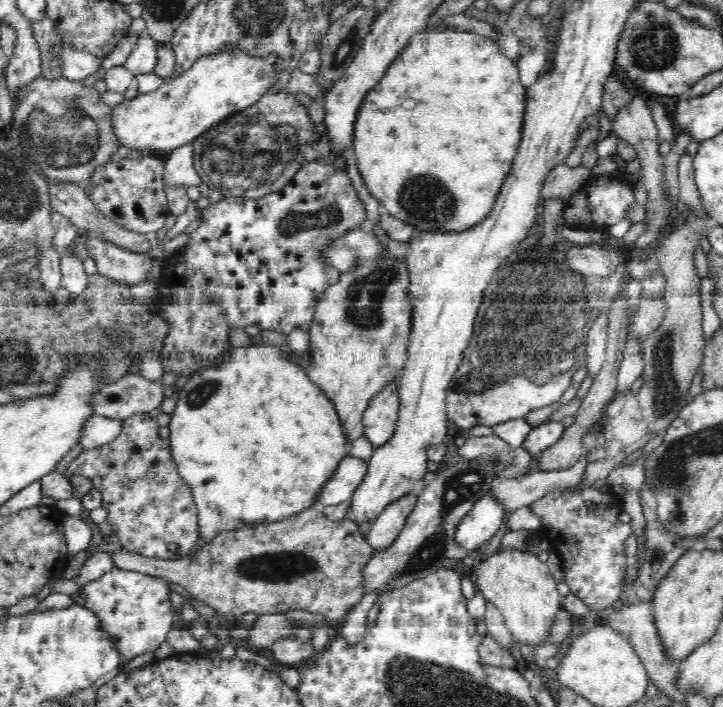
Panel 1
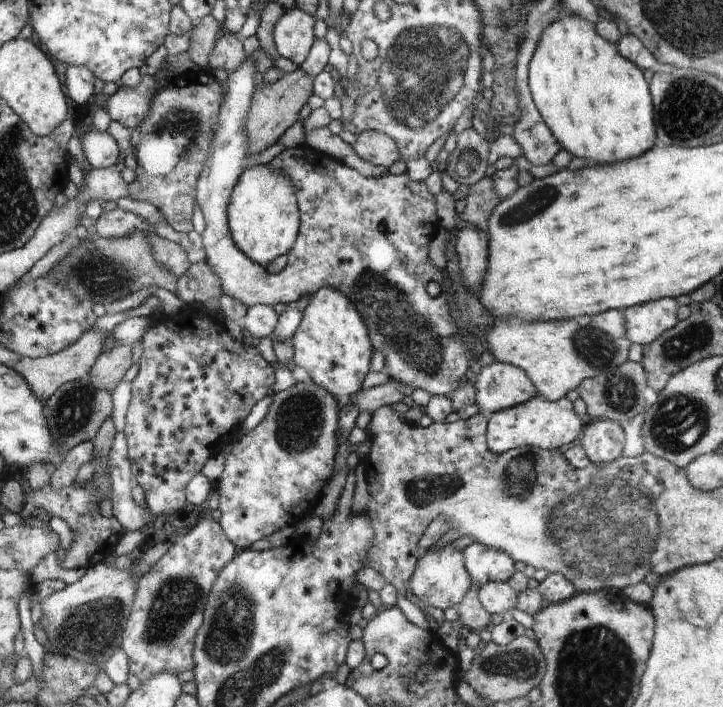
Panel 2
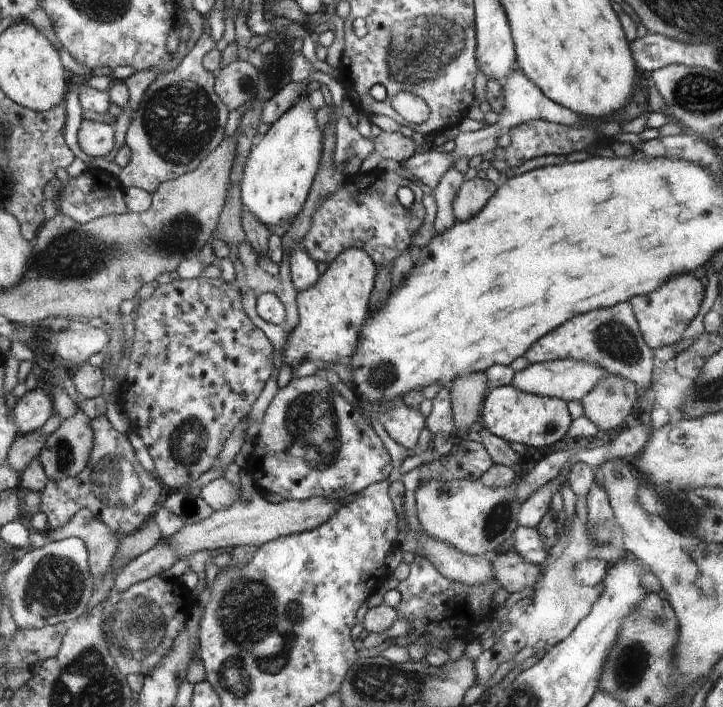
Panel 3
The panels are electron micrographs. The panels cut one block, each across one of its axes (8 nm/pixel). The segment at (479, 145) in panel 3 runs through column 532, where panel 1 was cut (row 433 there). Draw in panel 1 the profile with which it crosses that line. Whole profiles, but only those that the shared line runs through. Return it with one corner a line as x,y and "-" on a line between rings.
94,414
82,428
80,443
83,452
112,442
122,430
123,421

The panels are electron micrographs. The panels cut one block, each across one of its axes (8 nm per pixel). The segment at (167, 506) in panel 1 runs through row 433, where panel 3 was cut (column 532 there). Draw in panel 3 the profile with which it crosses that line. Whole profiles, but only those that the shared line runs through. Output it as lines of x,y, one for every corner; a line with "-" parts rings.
642,86
642,90
636,90
632,100
624,108
620,108
620,112
614,112
612,116
605,120
583,118
584,122
572,124
572,126
560,125
542,119
522,122
522,124
518,124
518,126
514,126
512,130
509,130
511,142
506,147
503,160
508,163
508,166
518,166
528,162
528,160
550,156
550,154
552,156
568,156
572,152
582,152
582,150
588,150
590,146
596,144
594,138
597,138
597,135
594,134
594,130
600,130
600,128
602,128
602,132
606,132
606,134
602,134
604,138
618,138
622,133
624,124
631,122
634,118
649,110
648,99
648,89
646,90

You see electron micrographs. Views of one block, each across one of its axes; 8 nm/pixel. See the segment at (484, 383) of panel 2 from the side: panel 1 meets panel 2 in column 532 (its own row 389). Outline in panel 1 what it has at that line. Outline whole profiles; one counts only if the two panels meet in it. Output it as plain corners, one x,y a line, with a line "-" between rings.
398,377
388,381
382,390
371,398
370,405
363,414
365,426
363,435
375,448
388,442
396,430
400,404
398,384

